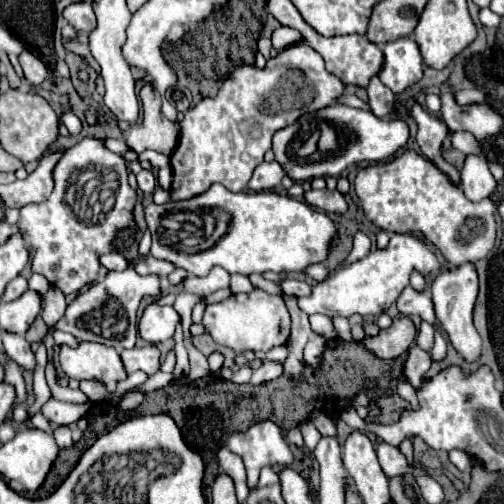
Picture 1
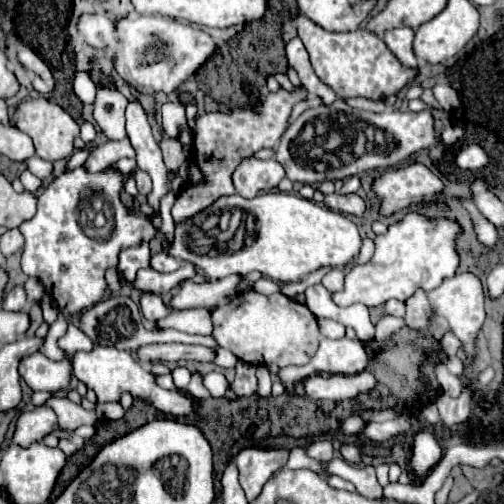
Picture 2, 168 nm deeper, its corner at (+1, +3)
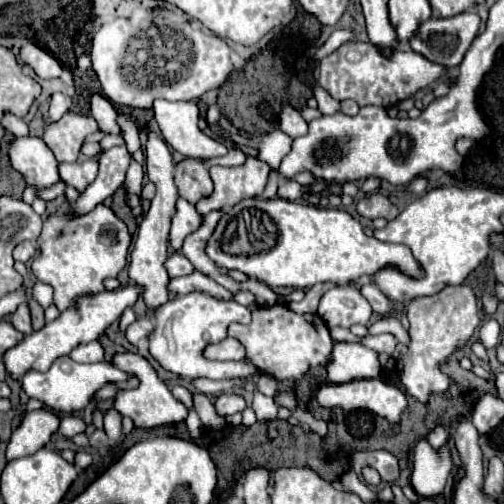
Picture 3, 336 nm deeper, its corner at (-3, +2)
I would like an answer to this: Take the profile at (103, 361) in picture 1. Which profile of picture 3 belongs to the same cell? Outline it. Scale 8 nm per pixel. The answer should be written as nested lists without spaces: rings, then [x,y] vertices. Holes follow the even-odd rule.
[[[120,352],[114,354],[114,358],[110,360],[114,366],[118,366],[120,370],[124,370],[130,376],[138,378],[138,386],[130,388],[130,390],[118,390],[114,396],[114,408],[122,414],[122,416],[130,416],[134,420],[136,426],[140,428],[154,428],[154,426],[162,426],[162,424],[172,424],[172,422],[182,422],[186,420],[186,406],[172,396],[172,392],[168,390],[168,386],[158,378],[154,366],[140,354],[132,354],[132,352]]]

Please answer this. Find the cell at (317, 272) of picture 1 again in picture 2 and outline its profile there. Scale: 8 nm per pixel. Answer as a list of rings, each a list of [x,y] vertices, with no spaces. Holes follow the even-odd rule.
[[[332,269],[322,277],[322,285],[328,291],[342,291],[344,289],[344,271],[342,269]]]

